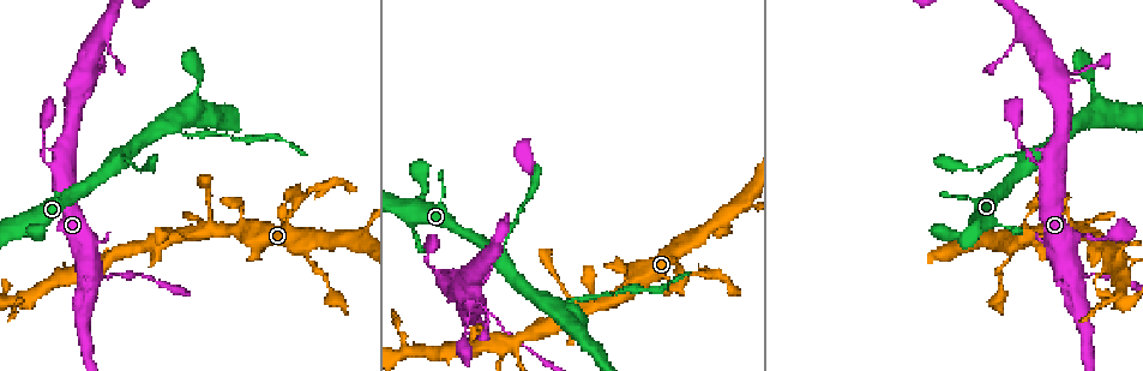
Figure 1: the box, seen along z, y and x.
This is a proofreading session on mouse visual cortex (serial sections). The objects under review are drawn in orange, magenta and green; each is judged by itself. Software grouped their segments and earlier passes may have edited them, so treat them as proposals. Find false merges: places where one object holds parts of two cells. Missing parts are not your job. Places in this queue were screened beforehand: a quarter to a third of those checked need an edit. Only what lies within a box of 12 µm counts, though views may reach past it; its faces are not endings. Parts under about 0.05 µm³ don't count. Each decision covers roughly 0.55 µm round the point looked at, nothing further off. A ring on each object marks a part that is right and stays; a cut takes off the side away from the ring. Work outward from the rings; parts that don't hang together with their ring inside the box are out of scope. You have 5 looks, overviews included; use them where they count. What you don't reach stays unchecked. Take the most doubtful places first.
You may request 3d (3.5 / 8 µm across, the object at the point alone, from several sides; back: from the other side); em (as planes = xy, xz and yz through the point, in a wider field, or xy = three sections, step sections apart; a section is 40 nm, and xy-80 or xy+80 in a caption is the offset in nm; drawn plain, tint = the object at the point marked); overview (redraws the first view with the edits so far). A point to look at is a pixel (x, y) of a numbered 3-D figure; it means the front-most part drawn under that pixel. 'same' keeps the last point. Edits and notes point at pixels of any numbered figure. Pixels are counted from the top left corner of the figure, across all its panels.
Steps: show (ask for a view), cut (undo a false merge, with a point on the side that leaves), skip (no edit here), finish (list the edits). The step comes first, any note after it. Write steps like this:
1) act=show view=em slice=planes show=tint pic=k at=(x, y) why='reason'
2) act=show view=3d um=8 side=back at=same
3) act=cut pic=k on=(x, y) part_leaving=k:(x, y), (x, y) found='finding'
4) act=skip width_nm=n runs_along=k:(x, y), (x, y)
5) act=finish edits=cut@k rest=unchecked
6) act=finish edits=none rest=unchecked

act=show view=3d um=3.5 pic=1 at=(1085, 275) why='small branch off a trunk'

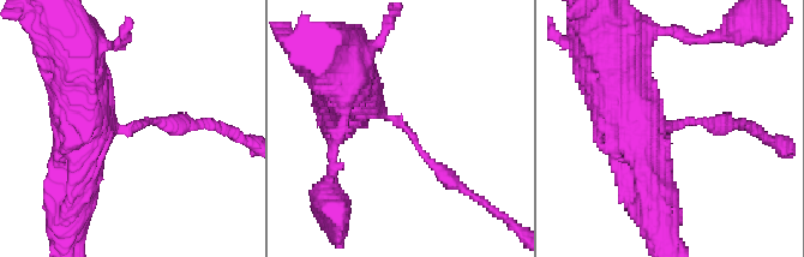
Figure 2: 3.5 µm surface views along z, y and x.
act=show view=em slice=xy step=2 show=tint pic=2 at=(668, 129) arms=3 arm_widths_nm=150,450,600

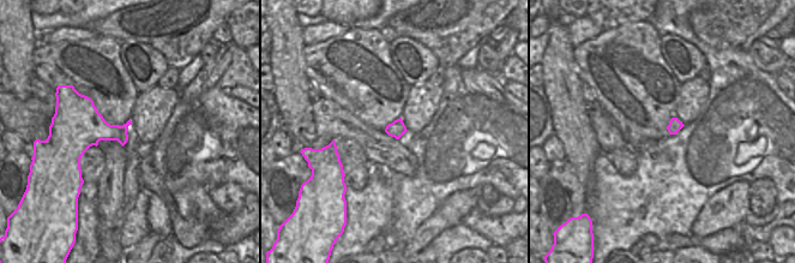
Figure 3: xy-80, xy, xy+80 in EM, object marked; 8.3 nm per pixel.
act=show view=em slice=planes show=tint at=same

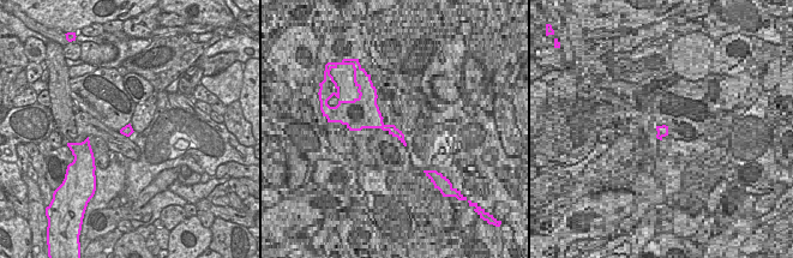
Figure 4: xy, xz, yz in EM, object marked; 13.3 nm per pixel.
act=skip runs_along=2:(354, 84), (454, 181) found='all the same cell'

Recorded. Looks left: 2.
act=show view=3d um=3.5 pic=1 at=(299, 201) why='arms part here'

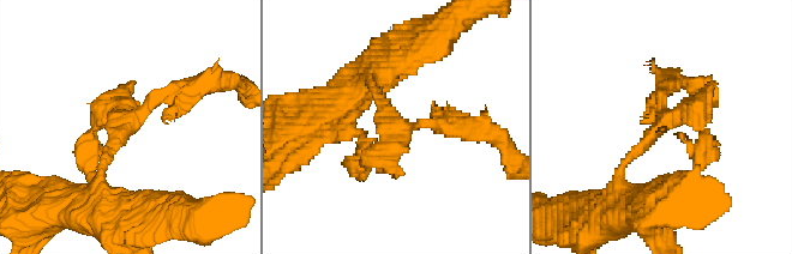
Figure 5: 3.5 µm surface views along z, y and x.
act=show view=em slice=xy step=2 show=tint pic=5 at=(133, 123) why='need the tissue'

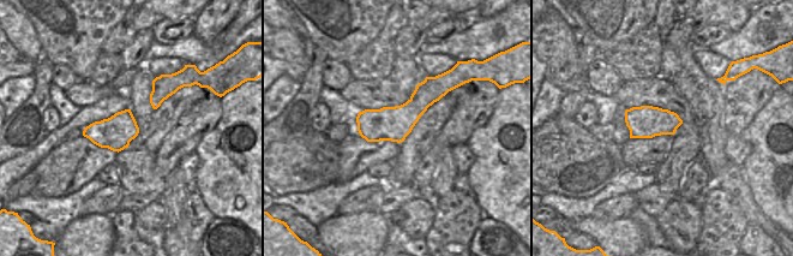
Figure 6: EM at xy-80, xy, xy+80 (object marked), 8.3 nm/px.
act=cut pic=5 on=(185, 92) border=6:(409, 100), (424, 112) found='two cells meet here'

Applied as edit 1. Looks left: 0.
act=finish edits=cut@5 rest=unchecked

